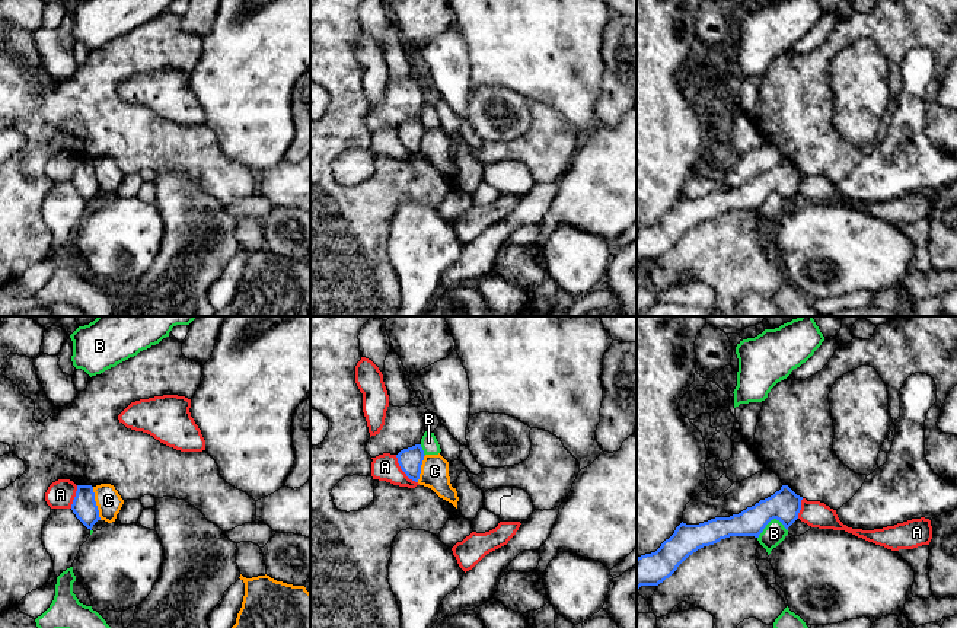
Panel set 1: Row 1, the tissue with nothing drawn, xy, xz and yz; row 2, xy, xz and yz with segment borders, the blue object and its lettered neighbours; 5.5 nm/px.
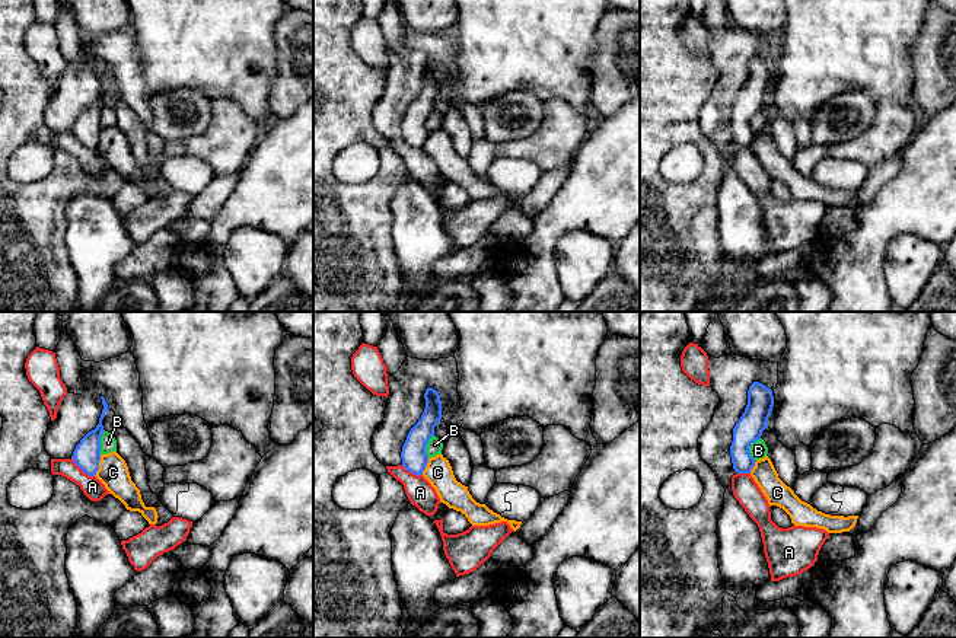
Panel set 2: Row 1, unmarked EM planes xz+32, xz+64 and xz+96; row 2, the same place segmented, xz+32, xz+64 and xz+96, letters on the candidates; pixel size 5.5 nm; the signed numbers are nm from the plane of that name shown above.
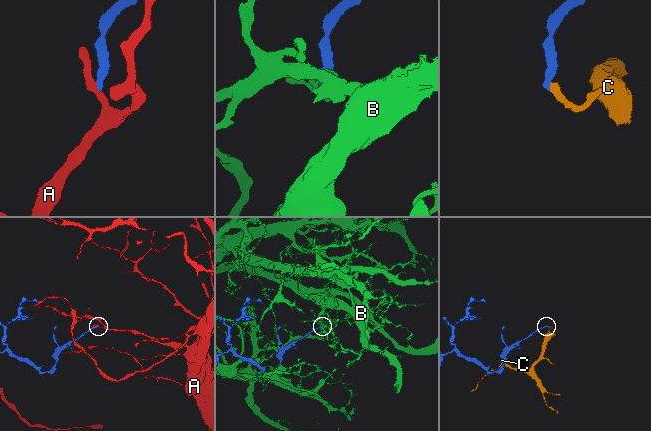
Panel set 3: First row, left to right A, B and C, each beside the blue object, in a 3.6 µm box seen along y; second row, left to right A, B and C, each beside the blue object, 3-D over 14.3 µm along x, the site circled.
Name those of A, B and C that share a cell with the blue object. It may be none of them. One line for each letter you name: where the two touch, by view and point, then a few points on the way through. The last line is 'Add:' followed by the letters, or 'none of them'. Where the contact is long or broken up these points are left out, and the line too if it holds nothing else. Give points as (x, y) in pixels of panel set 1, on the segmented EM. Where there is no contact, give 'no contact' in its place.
Add: none of them

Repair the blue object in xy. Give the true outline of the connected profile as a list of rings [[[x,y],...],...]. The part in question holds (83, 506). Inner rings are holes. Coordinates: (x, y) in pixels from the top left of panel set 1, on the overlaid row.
[[[77,485],[71,510],[76,517],[90,530],[93,525],[101,520],[92,485]]]

